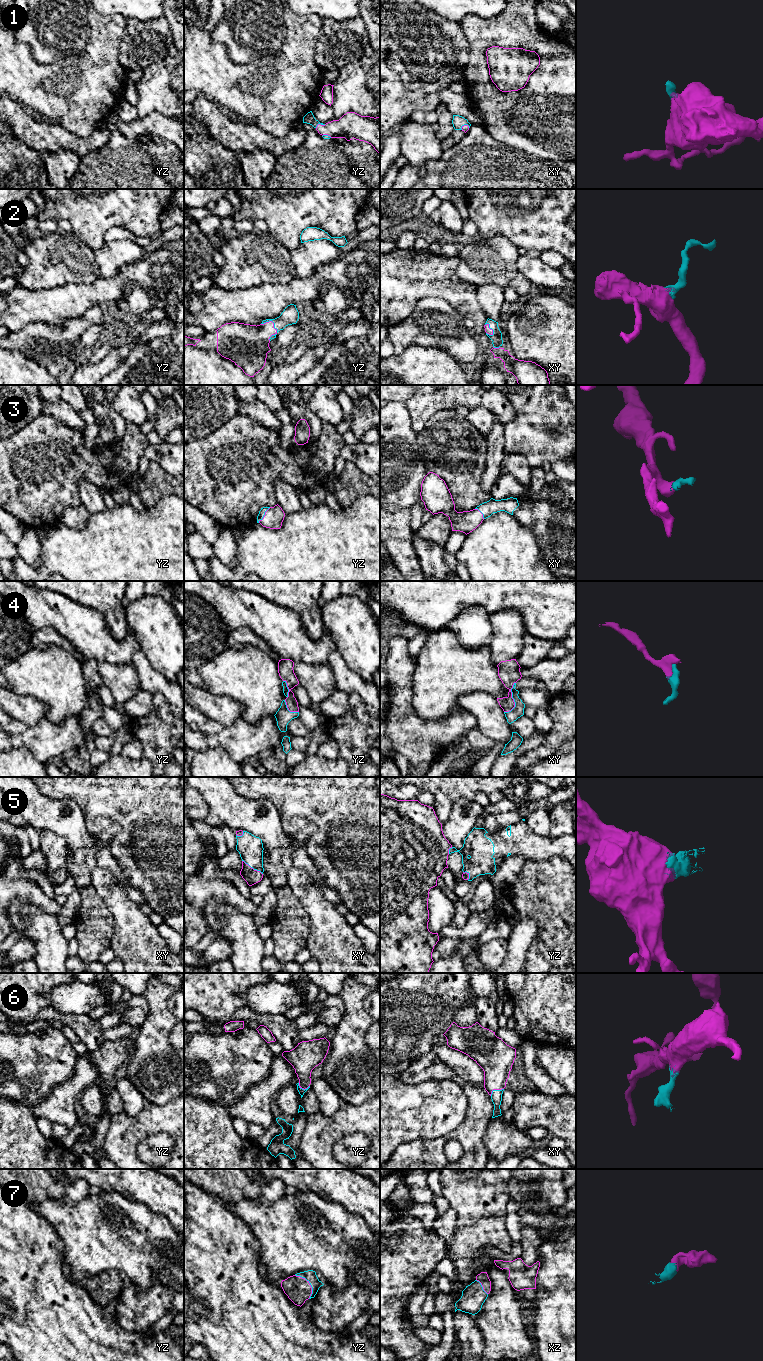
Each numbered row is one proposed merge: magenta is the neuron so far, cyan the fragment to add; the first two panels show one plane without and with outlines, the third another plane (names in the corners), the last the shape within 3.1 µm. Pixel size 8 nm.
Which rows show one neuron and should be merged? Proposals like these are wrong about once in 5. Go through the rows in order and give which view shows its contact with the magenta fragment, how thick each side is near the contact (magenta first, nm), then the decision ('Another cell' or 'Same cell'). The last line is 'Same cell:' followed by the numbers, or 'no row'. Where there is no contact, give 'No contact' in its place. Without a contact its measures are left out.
1: Touches magenta in yz. Thickness 220 nm (magenta) against 90 nm. Same cell
2: Touches magenta in yz. Thickness 320 nm (magenta) against 140 nm. Same cell
3: Touches magenta in yz. Thickness 160 nm (magenta) against 50 nm. Same cell
4: Touches magenta in xy. Thickness 180 nm (magenta) against 90 nm. Same cell
5: Touches magenta in xy. Thickness 120 nm (magenta) against 200 nm. Same cell
6: Touches magenta in xy. Thickness 280 nm (magenta) against 90 nm. Same cell
7: Touches magenta in yz. Thickness 200 nm (magenta) against 90 nm. Same cell
Same cell: 1, 2, 3, 4, 5, 6, 7

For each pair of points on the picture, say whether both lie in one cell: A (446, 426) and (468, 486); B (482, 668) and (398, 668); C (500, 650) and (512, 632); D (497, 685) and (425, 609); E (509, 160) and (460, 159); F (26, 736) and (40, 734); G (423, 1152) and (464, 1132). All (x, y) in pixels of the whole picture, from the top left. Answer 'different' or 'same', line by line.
A: same
B: different
C: same
D: different
E: same
F: same
G: same

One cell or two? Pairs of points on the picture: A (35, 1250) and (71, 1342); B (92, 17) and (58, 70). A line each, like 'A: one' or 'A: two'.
A: one
B: one

